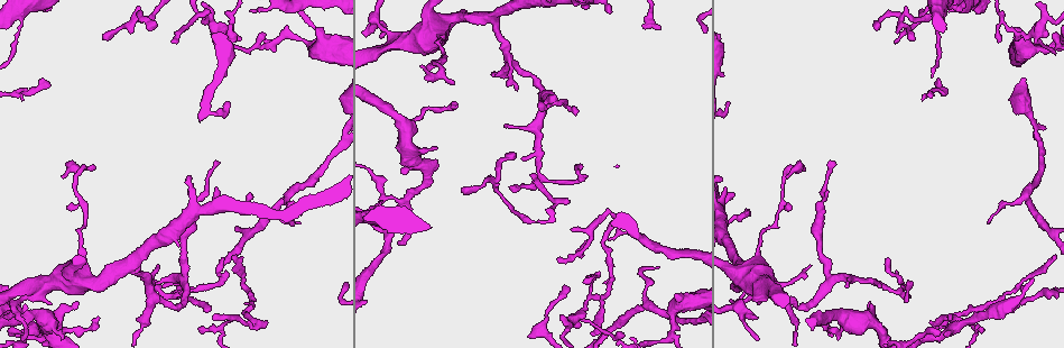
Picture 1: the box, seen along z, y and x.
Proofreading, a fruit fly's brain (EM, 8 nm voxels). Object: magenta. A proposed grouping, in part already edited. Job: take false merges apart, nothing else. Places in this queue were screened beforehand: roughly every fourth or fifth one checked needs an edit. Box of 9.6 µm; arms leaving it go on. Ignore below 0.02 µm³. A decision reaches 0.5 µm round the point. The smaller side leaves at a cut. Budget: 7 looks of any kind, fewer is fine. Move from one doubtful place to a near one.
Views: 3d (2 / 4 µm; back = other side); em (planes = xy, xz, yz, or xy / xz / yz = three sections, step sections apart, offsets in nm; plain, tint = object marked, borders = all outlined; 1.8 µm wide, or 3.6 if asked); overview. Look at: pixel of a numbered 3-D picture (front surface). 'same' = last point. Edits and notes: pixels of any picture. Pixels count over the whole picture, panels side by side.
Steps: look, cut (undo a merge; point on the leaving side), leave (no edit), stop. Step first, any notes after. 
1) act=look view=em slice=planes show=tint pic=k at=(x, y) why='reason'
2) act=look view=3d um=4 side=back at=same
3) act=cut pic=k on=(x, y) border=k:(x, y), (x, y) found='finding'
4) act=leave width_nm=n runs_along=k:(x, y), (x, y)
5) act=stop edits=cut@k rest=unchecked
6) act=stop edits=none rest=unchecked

act=look view=em slice=planes show=tint pic=1 at=(579, 316) why='three arms meet'

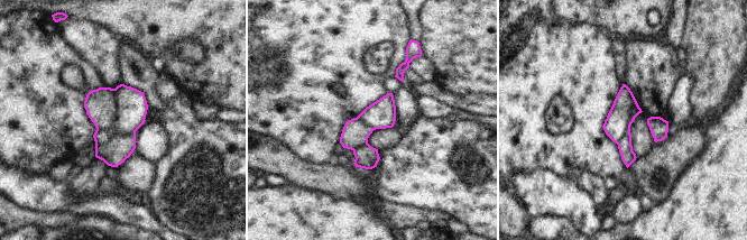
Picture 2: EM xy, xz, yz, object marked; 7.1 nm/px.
act=cut pic=2 on=(100, 104) border=2:(114, 89), (114, 122), (97, 129) found='two neurons meet here'

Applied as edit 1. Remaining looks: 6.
act=look view=overview why='see it whole again'

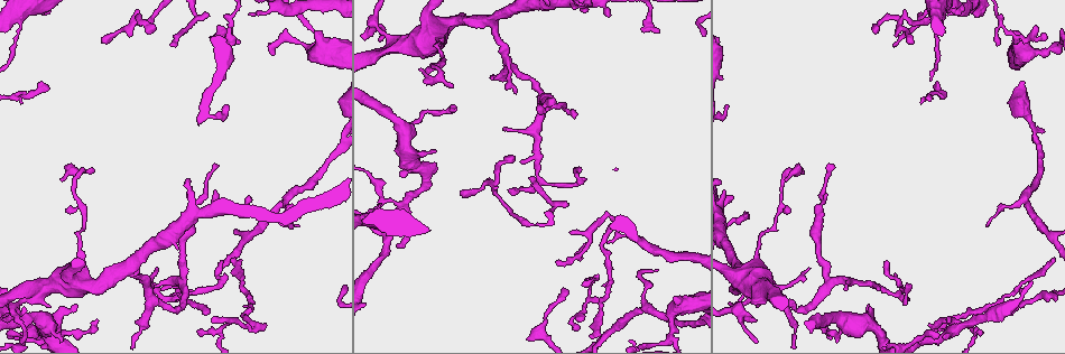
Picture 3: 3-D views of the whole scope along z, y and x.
act=look view=3d um=2 pic=3 at=(674, 329) why='sharp bend'

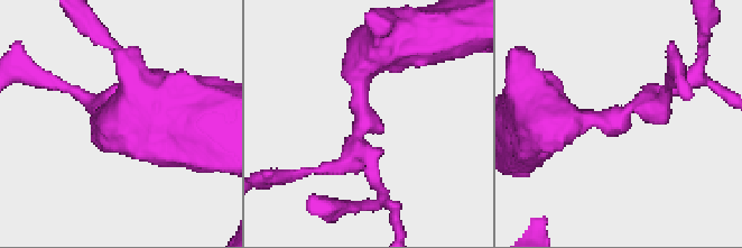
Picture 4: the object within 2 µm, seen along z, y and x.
act=look view=em slice=planes show=plain pic=4 at=(363, 123) arms=3 why='need the tissue'

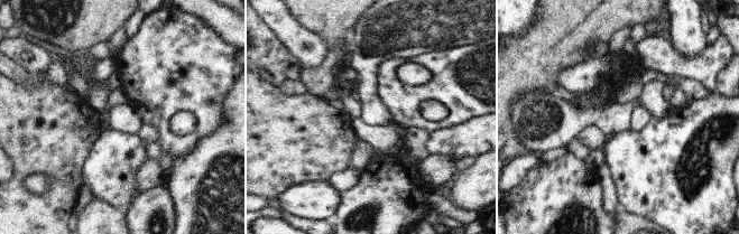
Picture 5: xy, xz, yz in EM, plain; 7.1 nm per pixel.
act=look view=em slice=planes show=tint at=same

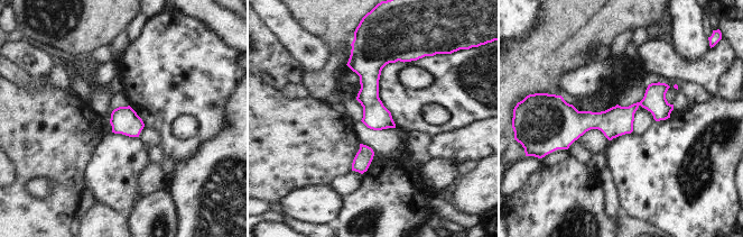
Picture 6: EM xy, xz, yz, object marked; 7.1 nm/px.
act=leave runs_along=6:(670, 107), (557, 115) found='continuous, no second neuron'

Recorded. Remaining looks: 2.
act=look view=em slice=planes show=tint pic=3 at=(579, 257)

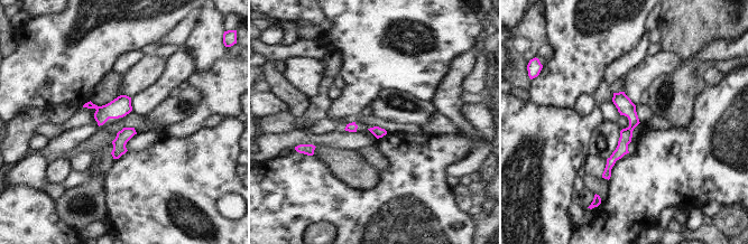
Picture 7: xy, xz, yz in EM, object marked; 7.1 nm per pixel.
act=leave runs_along=7:(621, 94), (631, 127), (607, 176) found='one neuron here'

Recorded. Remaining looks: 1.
act=stop edits=cut@2 rest=unchecked

